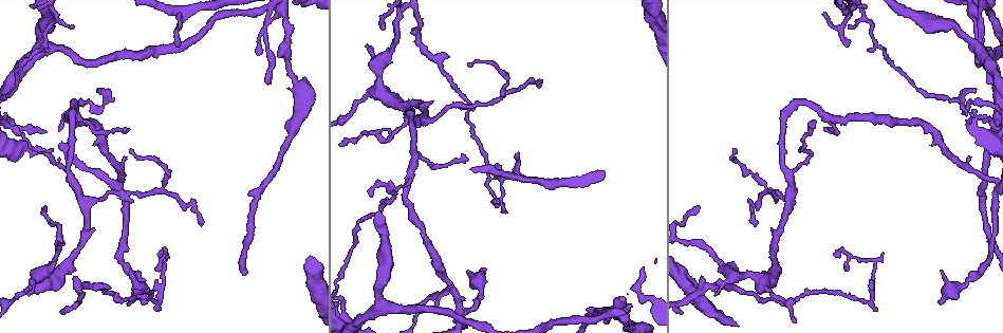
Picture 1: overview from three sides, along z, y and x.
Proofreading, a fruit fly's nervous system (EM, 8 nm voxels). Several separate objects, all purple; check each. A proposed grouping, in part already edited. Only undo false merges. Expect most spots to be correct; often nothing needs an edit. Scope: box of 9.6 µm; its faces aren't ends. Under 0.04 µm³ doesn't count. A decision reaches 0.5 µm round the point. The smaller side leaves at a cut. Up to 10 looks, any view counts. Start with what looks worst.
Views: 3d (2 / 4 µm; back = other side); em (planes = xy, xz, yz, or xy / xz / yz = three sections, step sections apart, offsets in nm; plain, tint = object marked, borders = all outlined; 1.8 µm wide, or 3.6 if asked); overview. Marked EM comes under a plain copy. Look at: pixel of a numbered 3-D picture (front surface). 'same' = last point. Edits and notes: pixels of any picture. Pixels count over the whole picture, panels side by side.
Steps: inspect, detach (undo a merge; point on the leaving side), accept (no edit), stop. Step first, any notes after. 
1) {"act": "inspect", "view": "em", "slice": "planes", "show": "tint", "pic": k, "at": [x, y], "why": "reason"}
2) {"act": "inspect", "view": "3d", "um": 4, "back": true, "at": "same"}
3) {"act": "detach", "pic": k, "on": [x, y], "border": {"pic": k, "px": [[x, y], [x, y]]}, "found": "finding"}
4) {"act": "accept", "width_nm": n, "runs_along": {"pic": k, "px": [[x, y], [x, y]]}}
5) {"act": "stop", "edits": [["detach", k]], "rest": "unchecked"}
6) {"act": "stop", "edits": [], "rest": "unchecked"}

{"act": "inspect", "view": "em", "slice": "xz", "step": 8, "show": "tint", "pic": 1, "at": [980, 32], "why": "touches itself"}

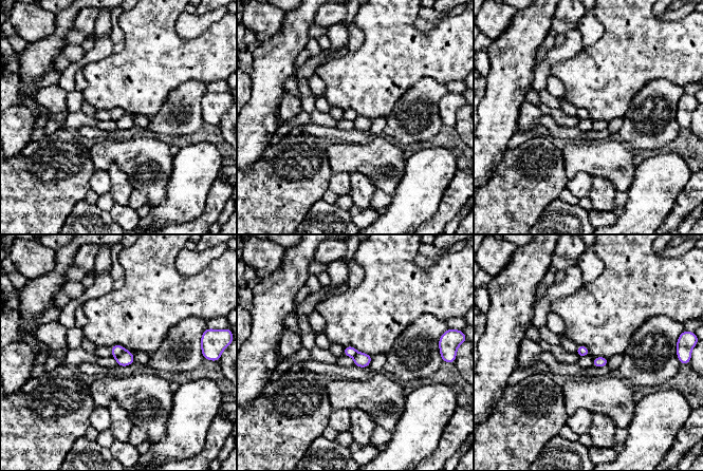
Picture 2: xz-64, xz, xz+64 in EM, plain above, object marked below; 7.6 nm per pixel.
{"act": "inspect", "view": "em", "slice": "planes", "show": "tint", "at": "same", "why": "another direction"}

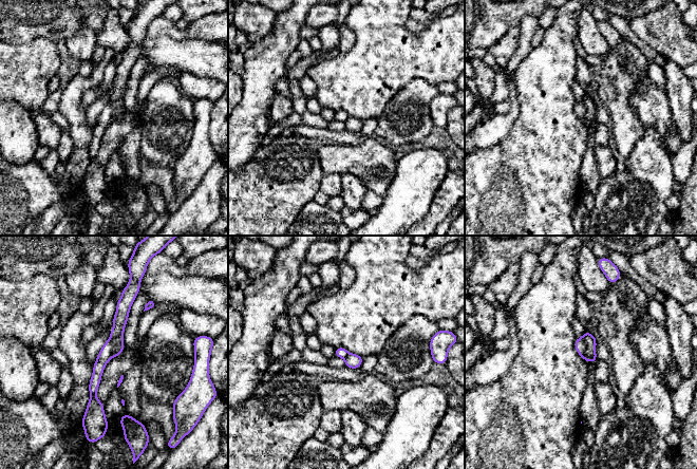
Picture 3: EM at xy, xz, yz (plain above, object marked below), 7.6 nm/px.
{"act": "detach", "pic": 3, "on": [589, 339], "found": "two neurons meet here"}

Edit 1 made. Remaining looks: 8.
{"act": "inspect", "view": "overview", "why": "see it whole again"}

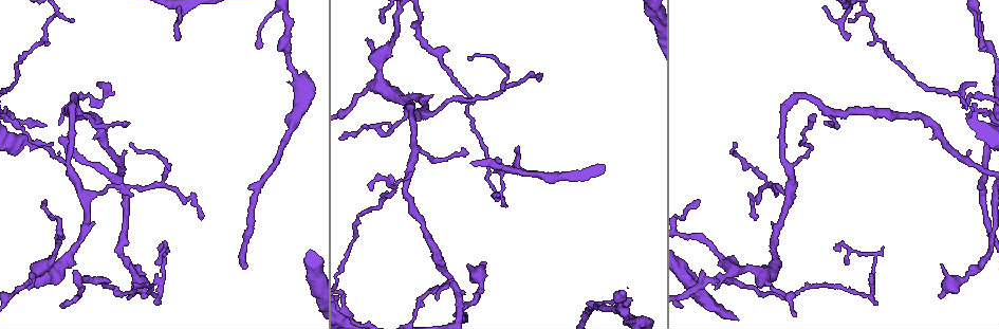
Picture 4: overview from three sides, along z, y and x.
{"act": "inspect", "view": "em", "slice": "planes", "show": "borders", "pic": 4, "at": [410, 117], "why": "sharp bend"}

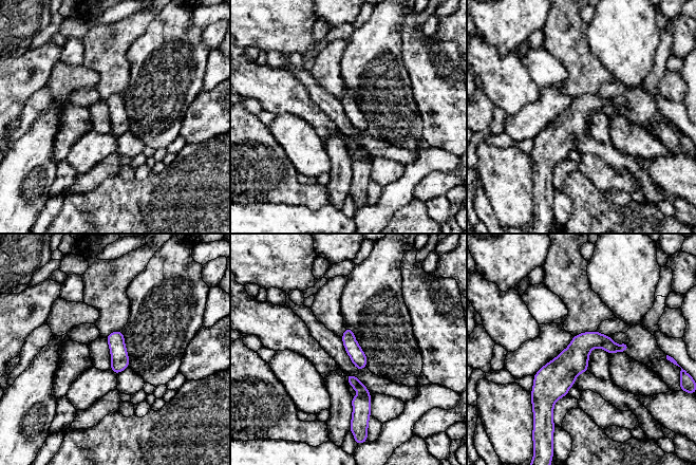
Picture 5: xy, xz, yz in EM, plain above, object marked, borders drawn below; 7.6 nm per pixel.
{"act": "accept", "runs_along": {"pic": 5, "px": [[623, 347], [589, 342], [537, 392]]}, "found": "continuous, no second neuron"}

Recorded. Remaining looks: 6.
{"act": "inspect", "view": "3d", "um": 2, "pic": 4, "at": [52, 259], "why": "calibre changes"}

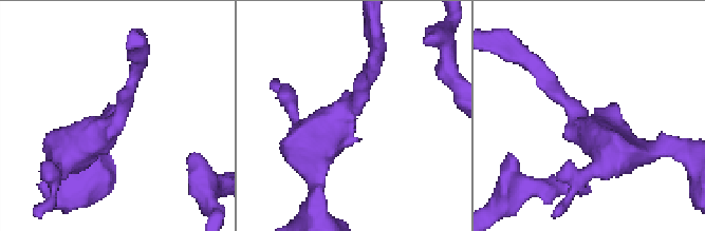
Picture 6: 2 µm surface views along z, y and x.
{"act": "inspect", "view": "em", "slice": "planes", "show": "tint", "pic": 6, "at": [572, 111]}

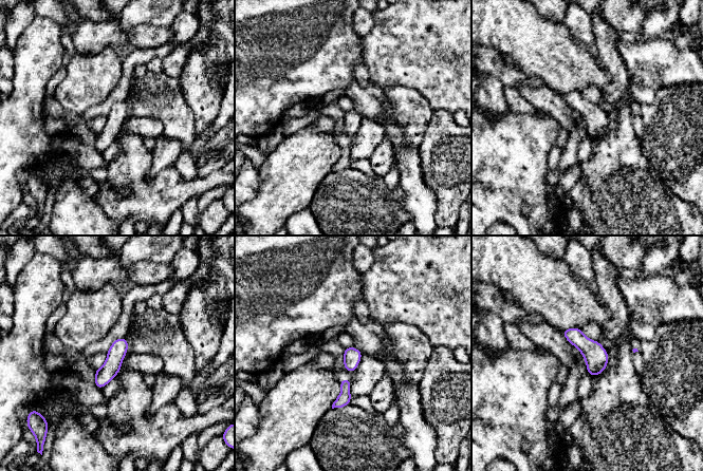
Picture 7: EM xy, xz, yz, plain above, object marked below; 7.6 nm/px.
{"act": "accept", "found": "all the same neuron"}

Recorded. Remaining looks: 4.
{"act": "inspect", "view": "em", "slice": "planes", "show": "borders", "pic": 4, "at": [88, 197], "why": "thin neck"}

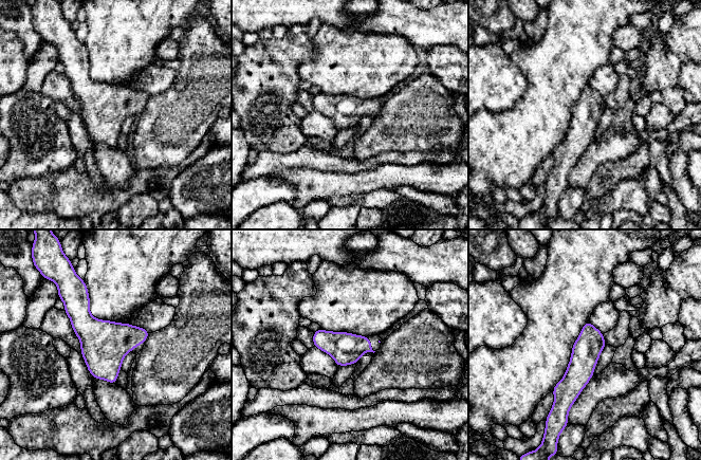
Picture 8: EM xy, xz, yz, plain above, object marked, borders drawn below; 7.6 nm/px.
{"act": "accept", "width_nm": 220, "runs_along": {"pic": 8, "px": [[588, 325], [588, 347], [565, 407]]}, "found": "continuous, no second neuron"}

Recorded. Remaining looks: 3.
{"act": "stop", "edits": [["detach", 3]], "rest": "unchecked"}

